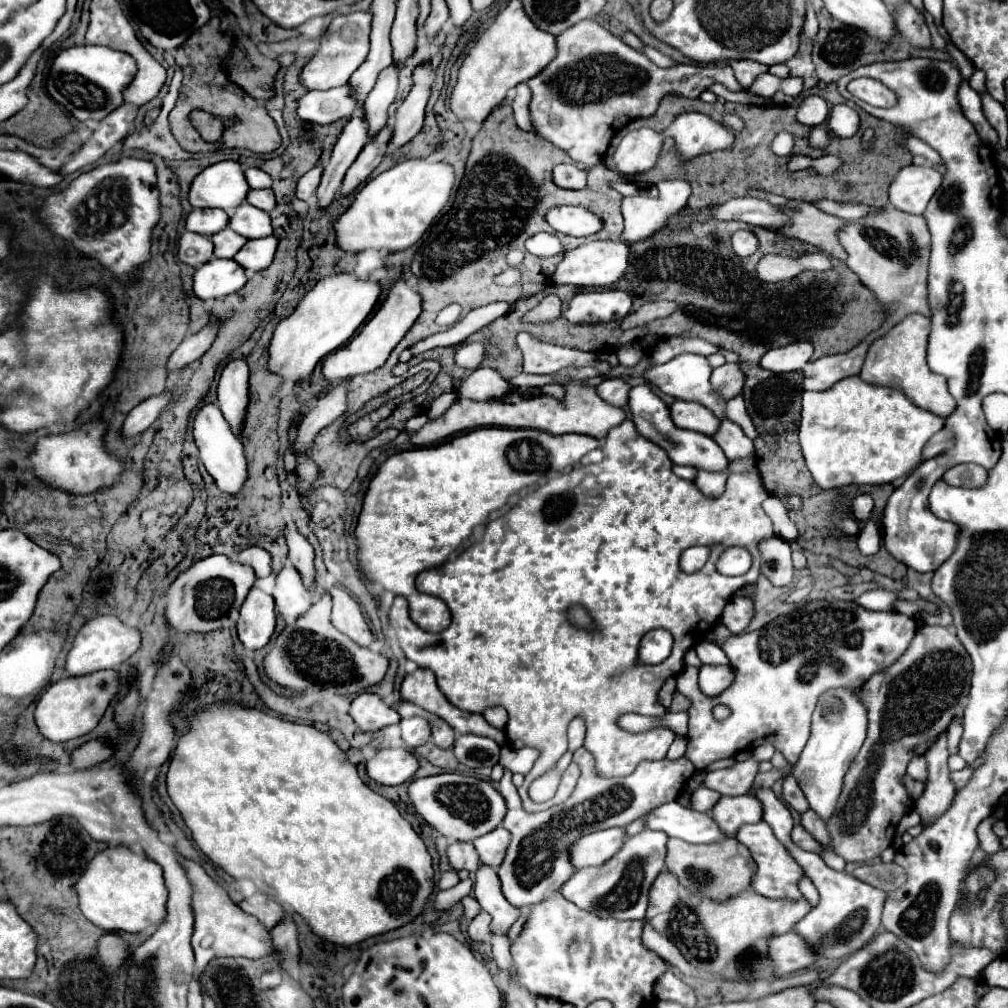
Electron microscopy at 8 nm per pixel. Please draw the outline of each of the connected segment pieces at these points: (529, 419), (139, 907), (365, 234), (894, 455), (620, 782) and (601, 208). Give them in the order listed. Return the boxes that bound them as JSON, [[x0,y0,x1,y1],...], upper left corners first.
[[411,380,627,446],[77,846,167,932],[335,158,455,252],[799,376,945,488],[497,748,695,908],[347,106,633,412]]

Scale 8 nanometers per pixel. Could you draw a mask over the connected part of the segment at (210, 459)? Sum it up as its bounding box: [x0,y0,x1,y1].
[193,404,247,496]

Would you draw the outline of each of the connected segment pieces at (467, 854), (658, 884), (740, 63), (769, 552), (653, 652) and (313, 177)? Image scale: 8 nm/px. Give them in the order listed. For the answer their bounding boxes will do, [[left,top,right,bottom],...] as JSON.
[[447,842,479,872],[645,870,679,920],[727,60,767,88],[761,536,793,586],[639,630,673,664],[297,164,323,200]]

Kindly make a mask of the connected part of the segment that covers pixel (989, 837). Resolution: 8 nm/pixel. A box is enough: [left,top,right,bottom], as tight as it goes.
[979,807,1002,854]

